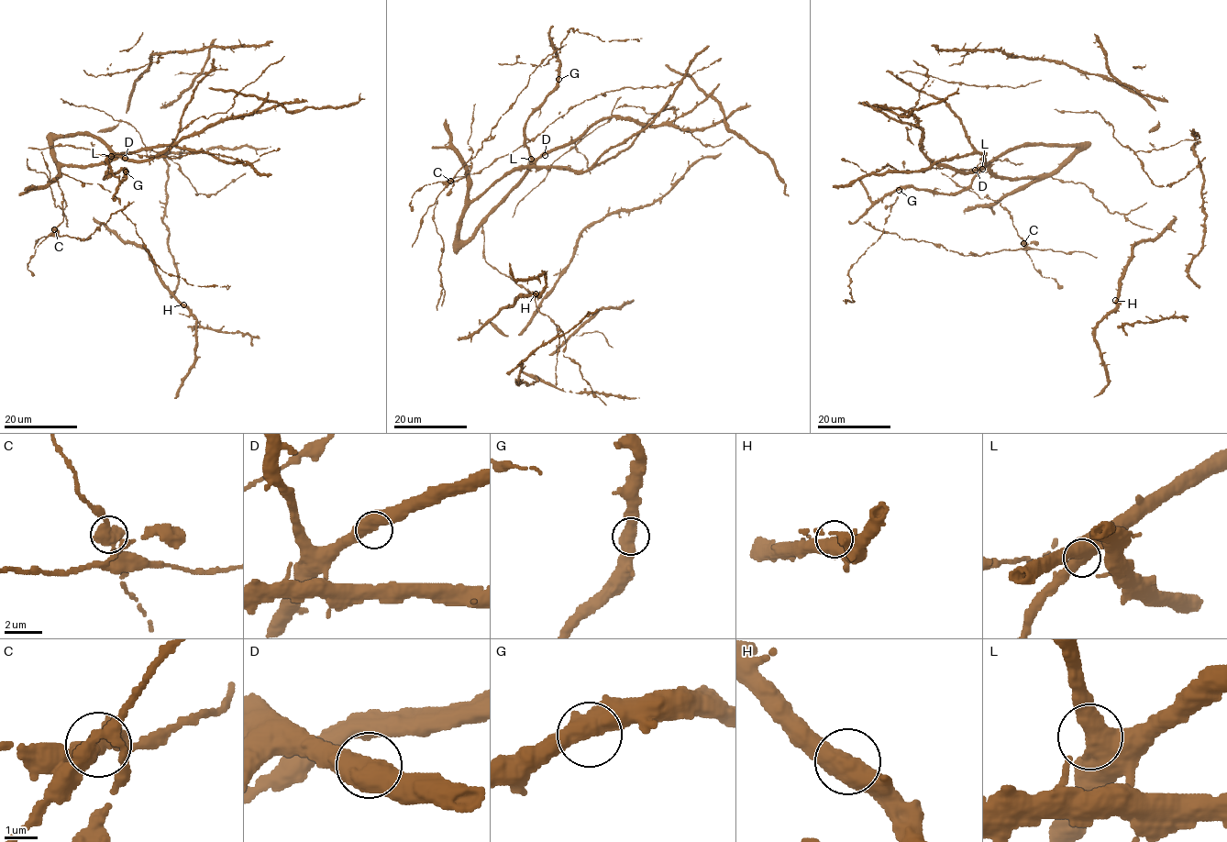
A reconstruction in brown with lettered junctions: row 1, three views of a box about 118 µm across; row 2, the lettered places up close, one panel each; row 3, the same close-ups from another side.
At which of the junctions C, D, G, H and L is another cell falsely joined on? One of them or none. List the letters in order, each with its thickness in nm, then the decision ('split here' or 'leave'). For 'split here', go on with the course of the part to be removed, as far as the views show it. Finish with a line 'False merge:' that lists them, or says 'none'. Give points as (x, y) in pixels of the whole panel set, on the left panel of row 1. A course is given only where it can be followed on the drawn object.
C: calibre 550 nm; split here; course (54, 229), (55, 235), (87, 240), (101, 223), (105, 224), (111, 215), (124, 210), (133, 202)
D: calibre 600 nm; leave
G: calibre 550 nm; leave
H: calibre 550 nm; leave
L: calibre 480 nm; leave
False merge: C

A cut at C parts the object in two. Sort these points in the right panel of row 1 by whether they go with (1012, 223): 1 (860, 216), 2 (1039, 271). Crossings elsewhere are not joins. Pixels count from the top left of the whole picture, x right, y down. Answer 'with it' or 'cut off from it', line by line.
1: with it
2: with it

